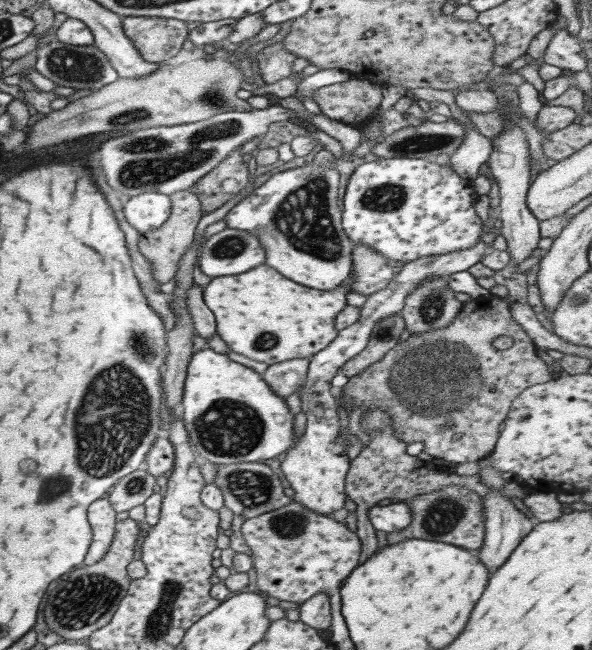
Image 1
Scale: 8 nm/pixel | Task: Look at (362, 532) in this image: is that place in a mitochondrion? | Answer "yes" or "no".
no

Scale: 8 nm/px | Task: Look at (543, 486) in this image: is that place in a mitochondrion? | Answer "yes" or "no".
no

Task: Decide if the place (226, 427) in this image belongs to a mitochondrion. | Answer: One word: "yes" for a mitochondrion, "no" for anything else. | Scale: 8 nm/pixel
yes

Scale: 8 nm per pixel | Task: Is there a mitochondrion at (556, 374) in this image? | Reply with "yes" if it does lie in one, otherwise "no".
no

